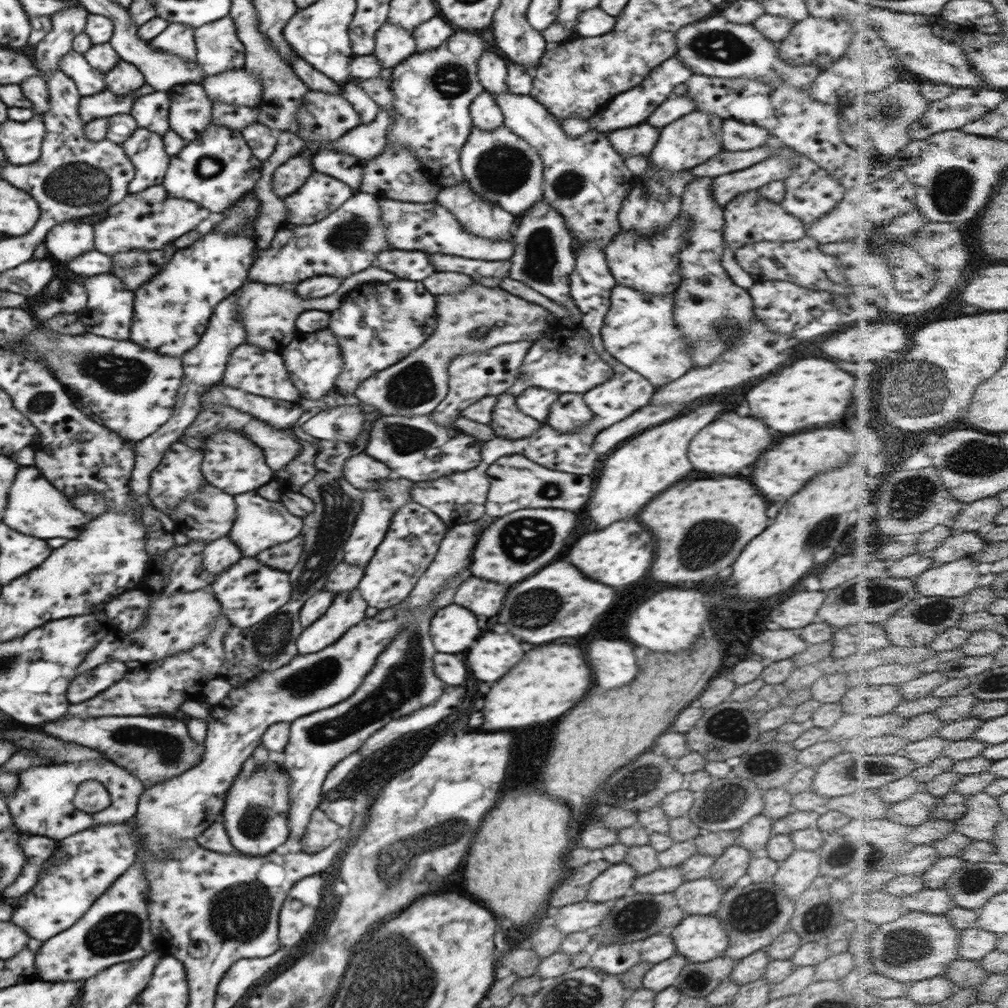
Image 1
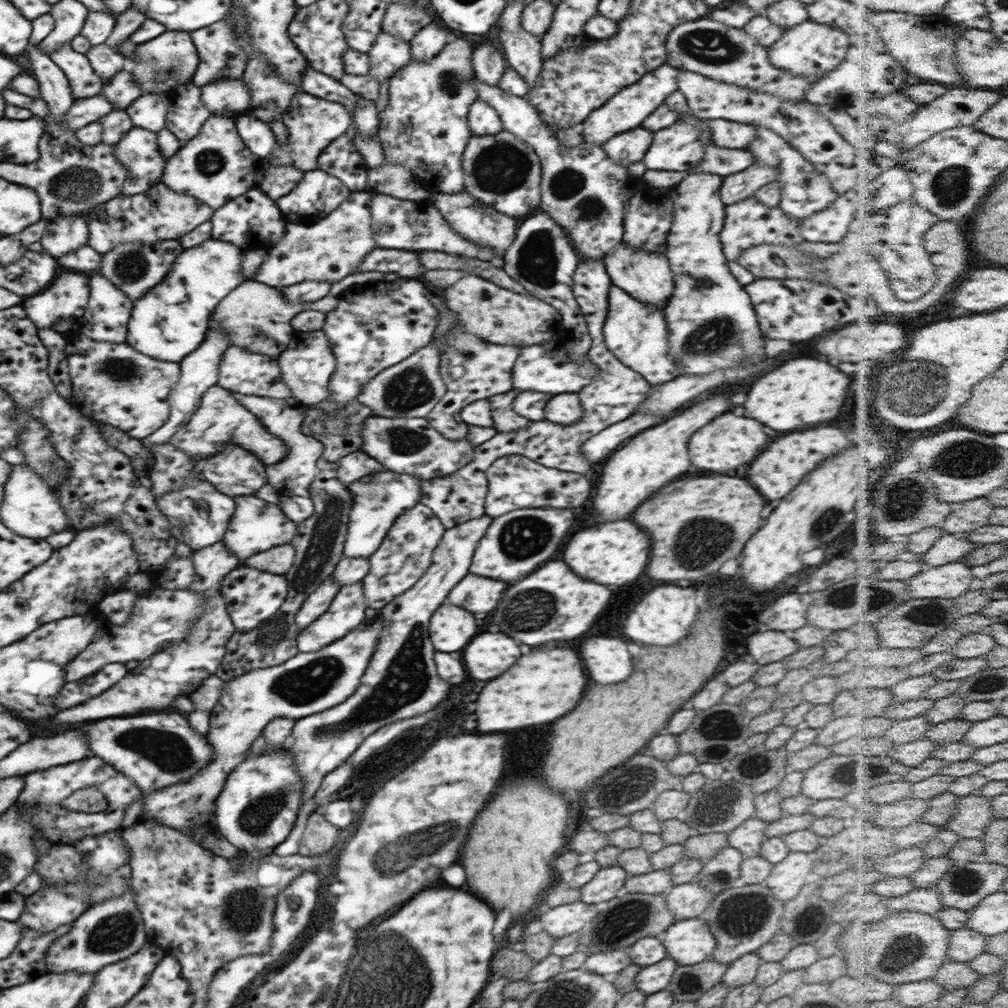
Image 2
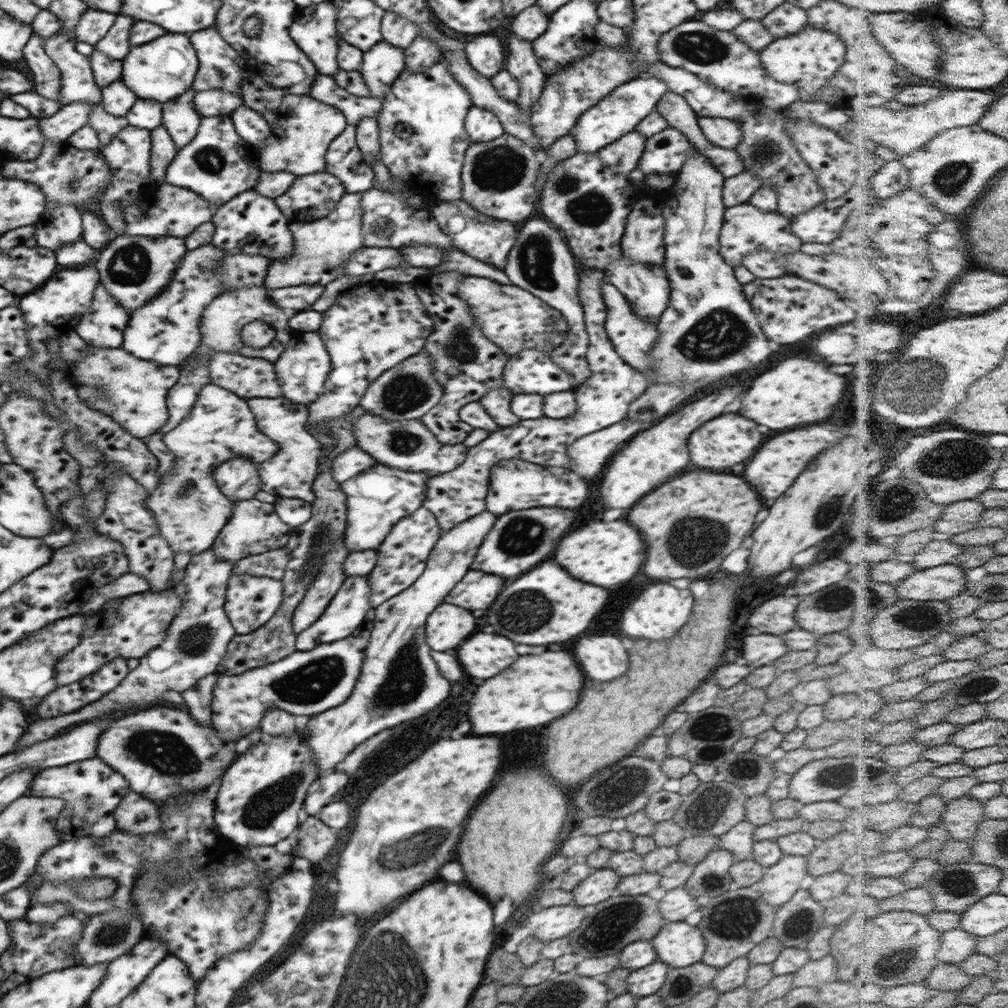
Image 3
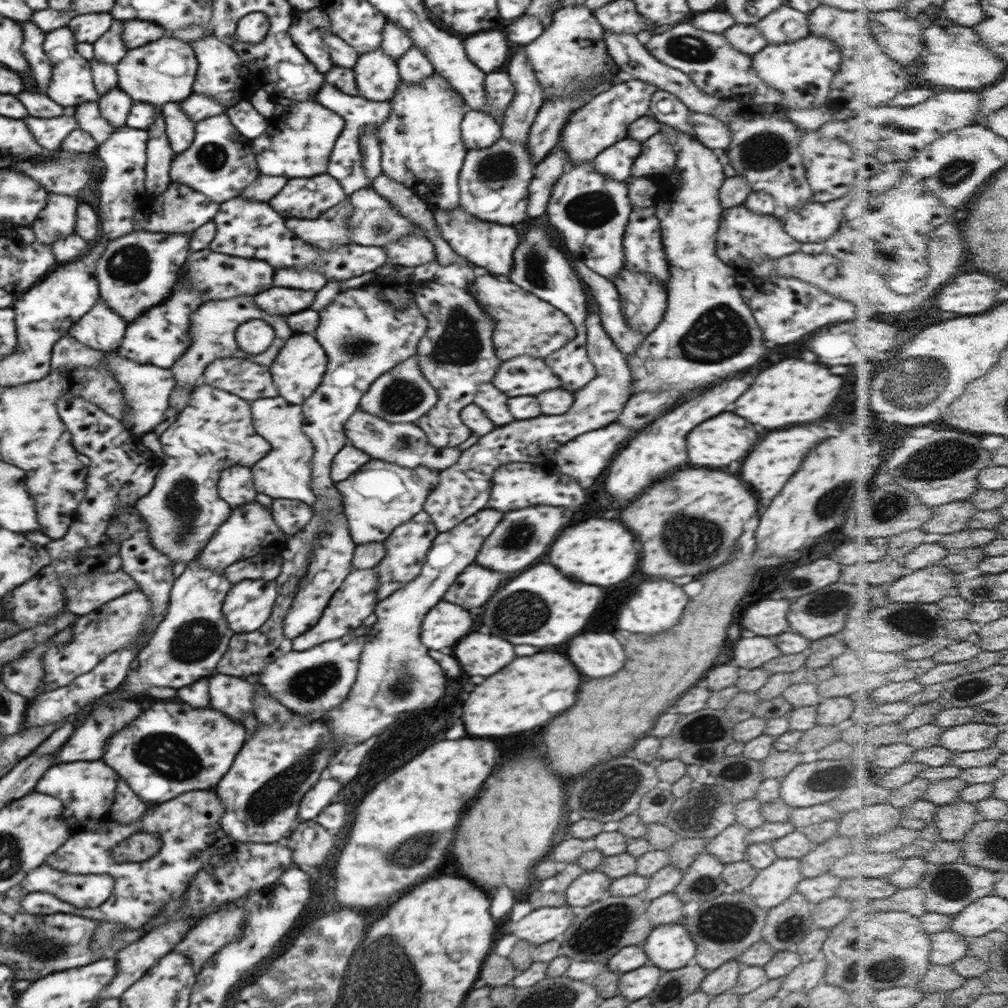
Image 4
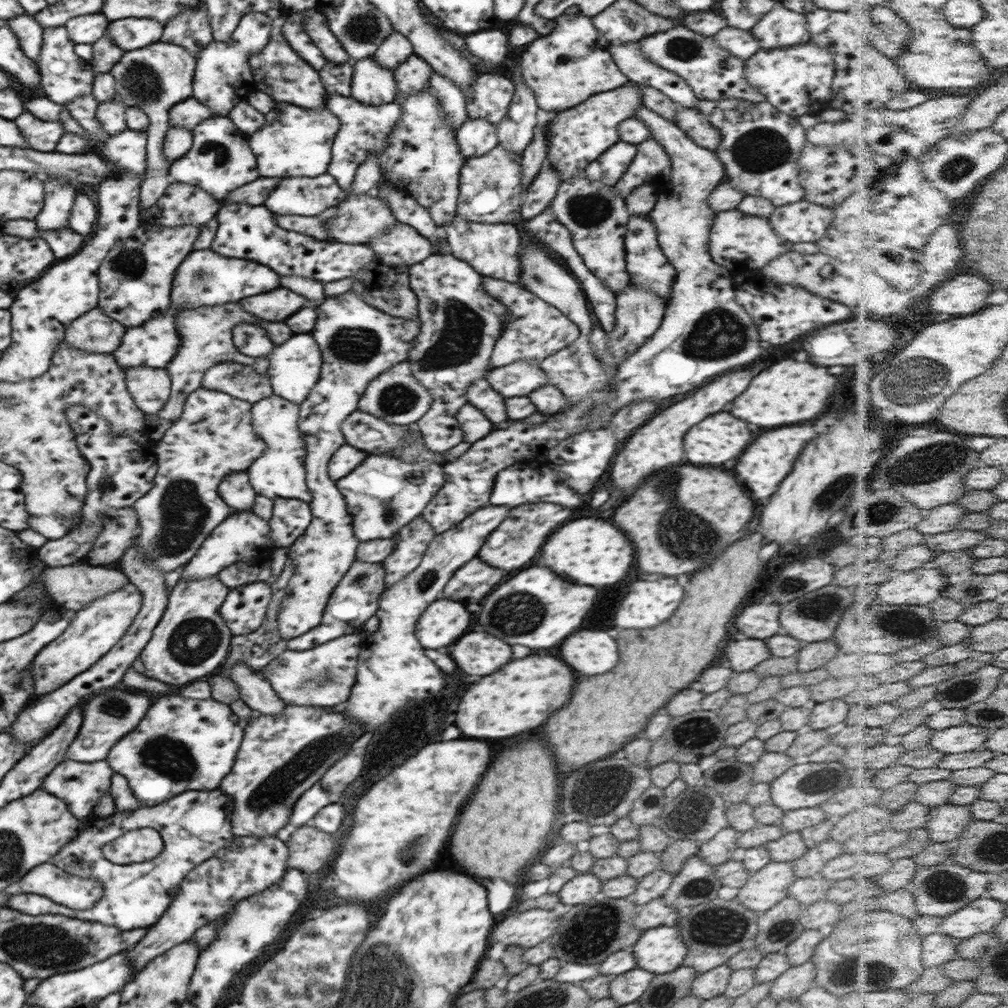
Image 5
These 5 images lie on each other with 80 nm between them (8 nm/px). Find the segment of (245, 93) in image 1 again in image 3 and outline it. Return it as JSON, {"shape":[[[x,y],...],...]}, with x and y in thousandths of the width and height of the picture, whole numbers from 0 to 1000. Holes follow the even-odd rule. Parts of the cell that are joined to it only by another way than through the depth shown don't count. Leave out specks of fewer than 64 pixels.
{"shape":[[[209,87],[194,91],[191,97],[191,108],[200,116],[227,114],[238,104],[242,104],[241,96],[219,87]]]}

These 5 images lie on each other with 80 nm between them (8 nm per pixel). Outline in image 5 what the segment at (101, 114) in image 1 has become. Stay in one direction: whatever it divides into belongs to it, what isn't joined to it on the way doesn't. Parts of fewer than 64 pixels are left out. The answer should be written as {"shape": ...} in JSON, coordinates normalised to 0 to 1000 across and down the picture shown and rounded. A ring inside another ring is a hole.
{"shape":[[[24,110],[13,119],[20,128],[30,148],[38,151],[52,151],[56,142],[64,132],[63,123],[36,117],[31,111]]]}

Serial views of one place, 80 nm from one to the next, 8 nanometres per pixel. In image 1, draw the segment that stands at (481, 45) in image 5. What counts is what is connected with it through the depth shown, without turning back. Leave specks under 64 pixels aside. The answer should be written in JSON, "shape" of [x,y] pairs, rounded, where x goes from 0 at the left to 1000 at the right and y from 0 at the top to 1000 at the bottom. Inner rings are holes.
{"shape":[[[482,50],[473,60],[473,74],[475,82],[485,92],[504,92],[502,83],[503,65],[498,57]]]}

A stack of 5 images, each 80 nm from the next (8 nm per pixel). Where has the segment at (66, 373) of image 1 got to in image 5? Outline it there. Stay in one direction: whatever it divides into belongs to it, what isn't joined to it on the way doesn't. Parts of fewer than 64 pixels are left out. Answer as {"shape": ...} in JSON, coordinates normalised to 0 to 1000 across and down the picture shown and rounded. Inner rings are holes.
{"shape":[[[134,363],[123,365],[126,386],[135,403],[144,411],[144,419],[158,410],[170,392],[170,377],[164,365]]]}

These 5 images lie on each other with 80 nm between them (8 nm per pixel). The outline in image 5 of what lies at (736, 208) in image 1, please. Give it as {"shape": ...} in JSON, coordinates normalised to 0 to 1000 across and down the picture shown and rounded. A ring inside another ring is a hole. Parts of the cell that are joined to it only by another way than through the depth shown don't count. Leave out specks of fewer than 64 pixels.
{"shape":[[[722,208],[712,211],[707,218],[704,227],[704,247],[706,258],[722,268],[750,268],[760,264],[766,256],[784,250],[786,242],[780,238],[774,238],[766,228],[761,215],[744,214],[734,208]]]}

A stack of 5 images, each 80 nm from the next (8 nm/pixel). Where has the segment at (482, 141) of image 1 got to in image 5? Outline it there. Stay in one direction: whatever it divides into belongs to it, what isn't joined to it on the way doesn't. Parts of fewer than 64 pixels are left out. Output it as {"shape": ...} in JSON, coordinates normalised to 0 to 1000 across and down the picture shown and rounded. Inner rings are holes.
{"shape":[[[492,144],[484,153],[462,157],[455,176],[453,214],[466,220],[507,221],[518,213],[522,188],[518,186],[517,153]]]}

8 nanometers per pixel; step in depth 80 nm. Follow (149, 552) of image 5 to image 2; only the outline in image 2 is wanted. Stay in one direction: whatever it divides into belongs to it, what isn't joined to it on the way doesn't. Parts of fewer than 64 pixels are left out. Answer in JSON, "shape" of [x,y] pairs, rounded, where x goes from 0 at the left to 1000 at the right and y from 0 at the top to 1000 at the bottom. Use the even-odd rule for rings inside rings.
{"shape":[[[215,381],[202,389],[194,409],[182,424],[178,425],[177,429],[170,433],[167,439],[185,448],[185,451],[195,458],[196,463],[199,458],[212,453],[214,448],[218,448],[221,440],[237,440],[238,444],[252,448],[263,462],[280,458],[286,450],[286,443],[281,437],[266,429],[250,409],[231,394],[230,388]],[[198,471],[190,473],[177,486],[166,488],[159,494],[154,493],[154,501],[165,513],[170,531],[176,539],[183,538],[192,547],[204,544],[221,535],[232,506],[234,506],[232,500],[231,494],[214,487],[210,479],[202,476]]]}

